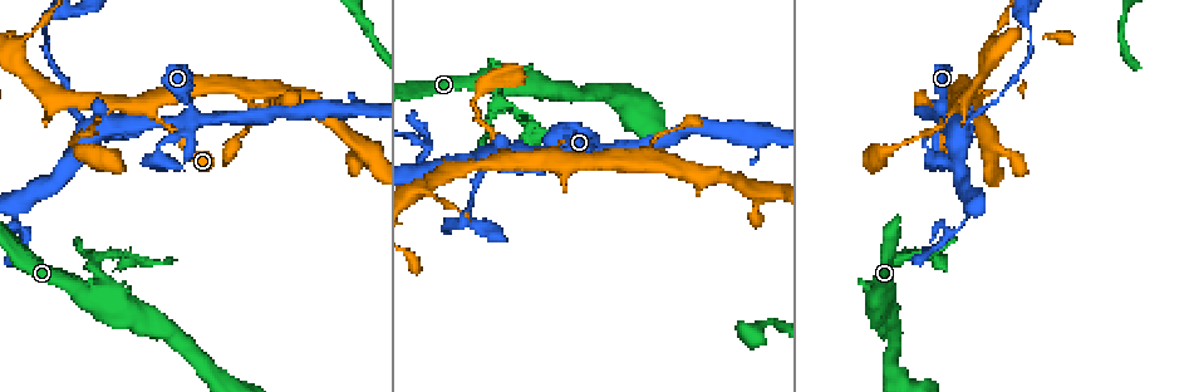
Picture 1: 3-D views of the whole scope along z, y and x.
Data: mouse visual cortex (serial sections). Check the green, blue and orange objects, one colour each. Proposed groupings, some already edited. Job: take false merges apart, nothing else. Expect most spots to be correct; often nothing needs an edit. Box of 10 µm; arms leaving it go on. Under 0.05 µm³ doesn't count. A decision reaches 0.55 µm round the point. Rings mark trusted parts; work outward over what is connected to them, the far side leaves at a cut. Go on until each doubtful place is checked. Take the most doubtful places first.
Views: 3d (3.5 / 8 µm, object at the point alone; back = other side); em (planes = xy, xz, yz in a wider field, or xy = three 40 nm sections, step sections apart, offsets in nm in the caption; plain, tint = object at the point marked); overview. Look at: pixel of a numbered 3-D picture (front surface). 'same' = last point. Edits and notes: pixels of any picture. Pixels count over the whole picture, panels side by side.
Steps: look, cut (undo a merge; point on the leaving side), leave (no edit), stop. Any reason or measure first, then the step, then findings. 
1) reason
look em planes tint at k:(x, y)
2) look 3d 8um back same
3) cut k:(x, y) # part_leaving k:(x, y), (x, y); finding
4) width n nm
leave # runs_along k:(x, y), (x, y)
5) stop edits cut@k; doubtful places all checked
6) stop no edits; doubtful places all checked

three arms meet
look 3d 3.5um at 1:(958, 125)

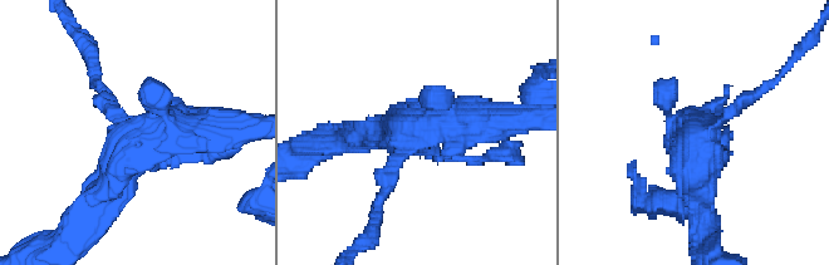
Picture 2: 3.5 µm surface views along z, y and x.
need the tissue
look em planes tint at 2:(420, 130)

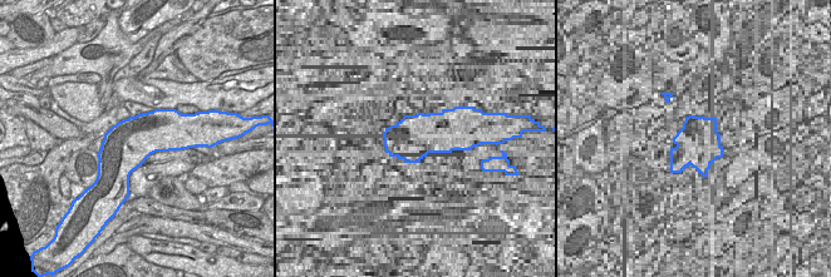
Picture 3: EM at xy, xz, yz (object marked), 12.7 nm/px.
leave # runs_along 2:(225, 127), (140, 135), (93, 204); one cell here

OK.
sharp bend
look 3d 3.5um at 1:(424, 147)

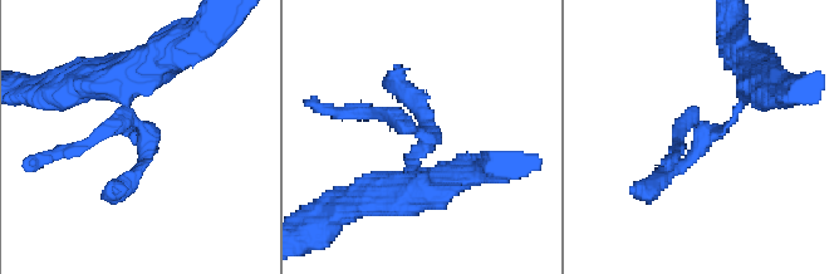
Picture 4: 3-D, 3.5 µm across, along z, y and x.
look em xy step 2 tint at 4:(140, 129)

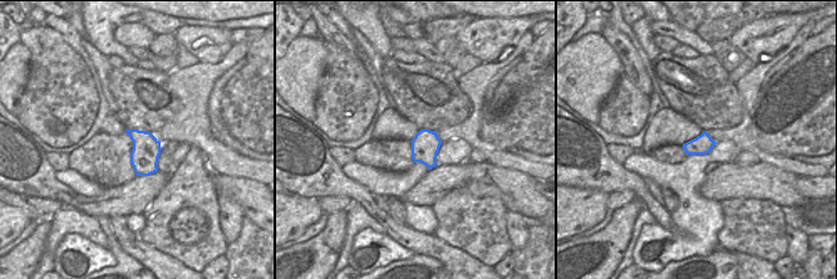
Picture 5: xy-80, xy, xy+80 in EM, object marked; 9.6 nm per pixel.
leave # runs_along 4:(752, 82), (721, 132), (688, 120), (670, 155); continuous, no second cell

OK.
look em xy step 2 tint at 1:(96, 260)

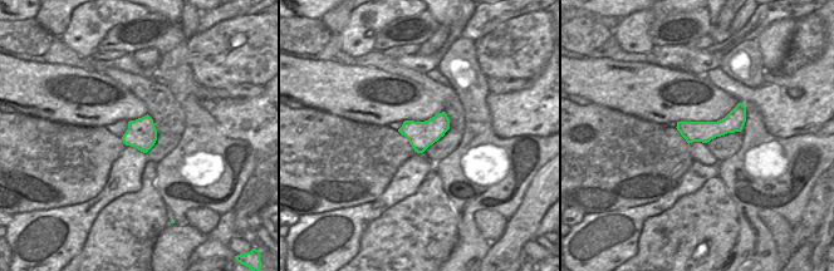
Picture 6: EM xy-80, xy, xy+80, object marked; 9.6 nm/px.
look 3d 3.5um back same

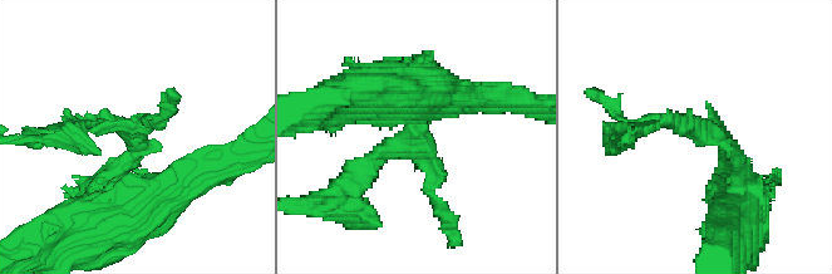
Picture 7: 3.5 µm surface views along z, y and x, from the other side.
width 260 nm
leave # runs_along 6:(742, 109), (720, 128), (680, 127); all the same cell

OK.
two arms in line, one across
look em planes tint at 1:(507, 163)

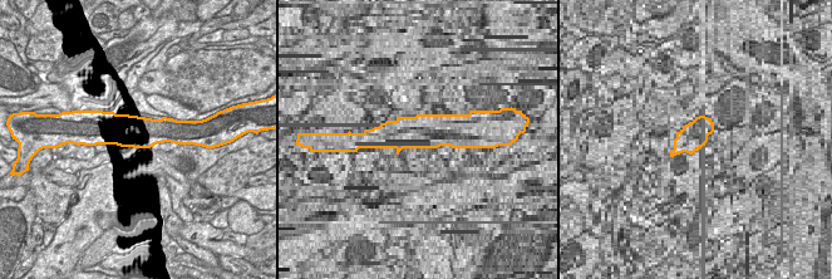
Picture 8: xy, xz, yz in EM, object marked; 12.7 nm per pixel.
look 3d 3.5um same

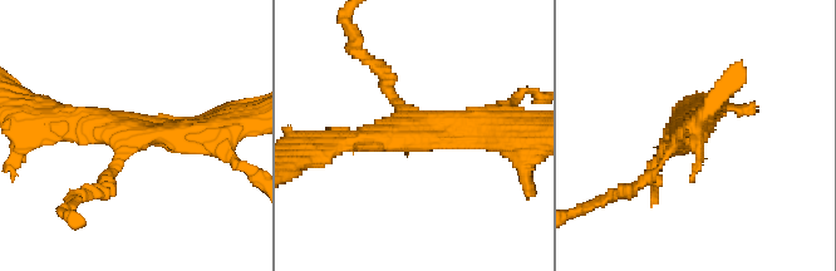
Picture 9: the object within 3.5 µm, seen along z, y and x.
arm_widths 100, 300, 400 nm
leave # runs_along 9:(506, 116), (448, 131), (329, 141); continuous, no second cell

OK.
stop no edits; doubtful places all checked

